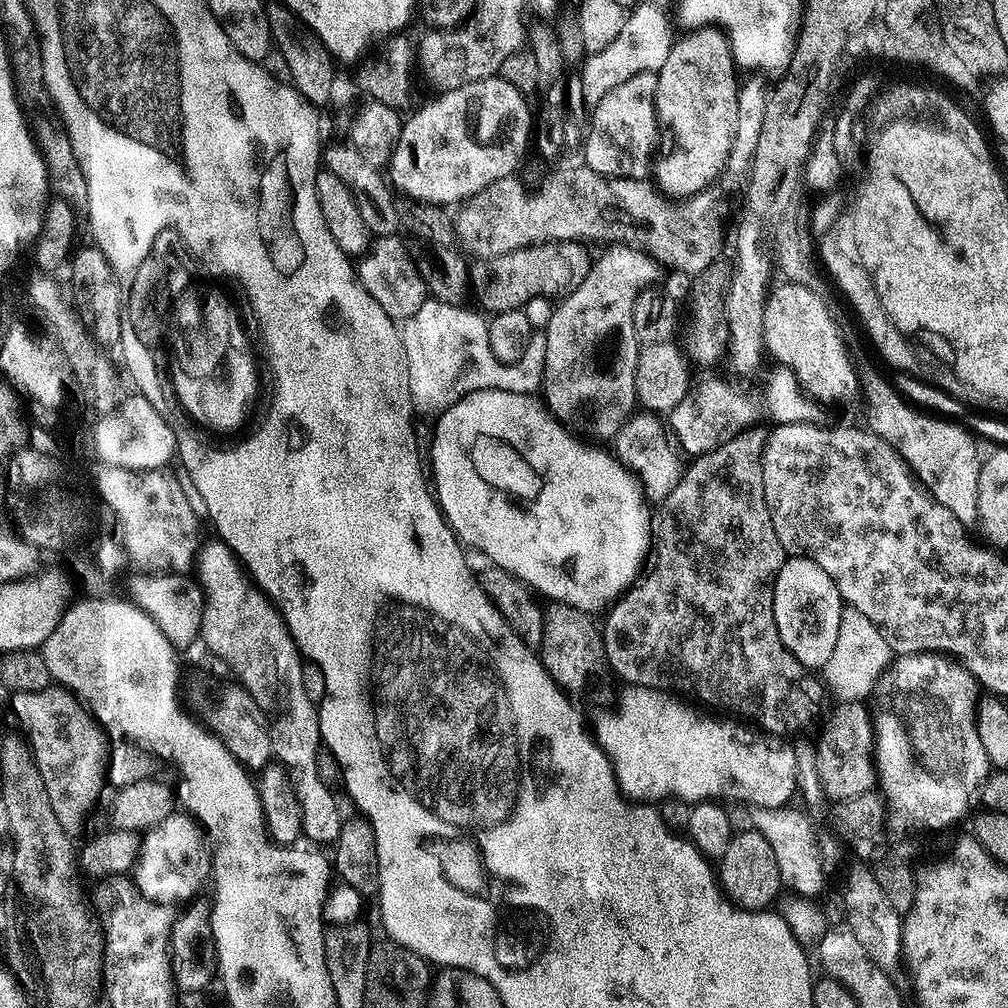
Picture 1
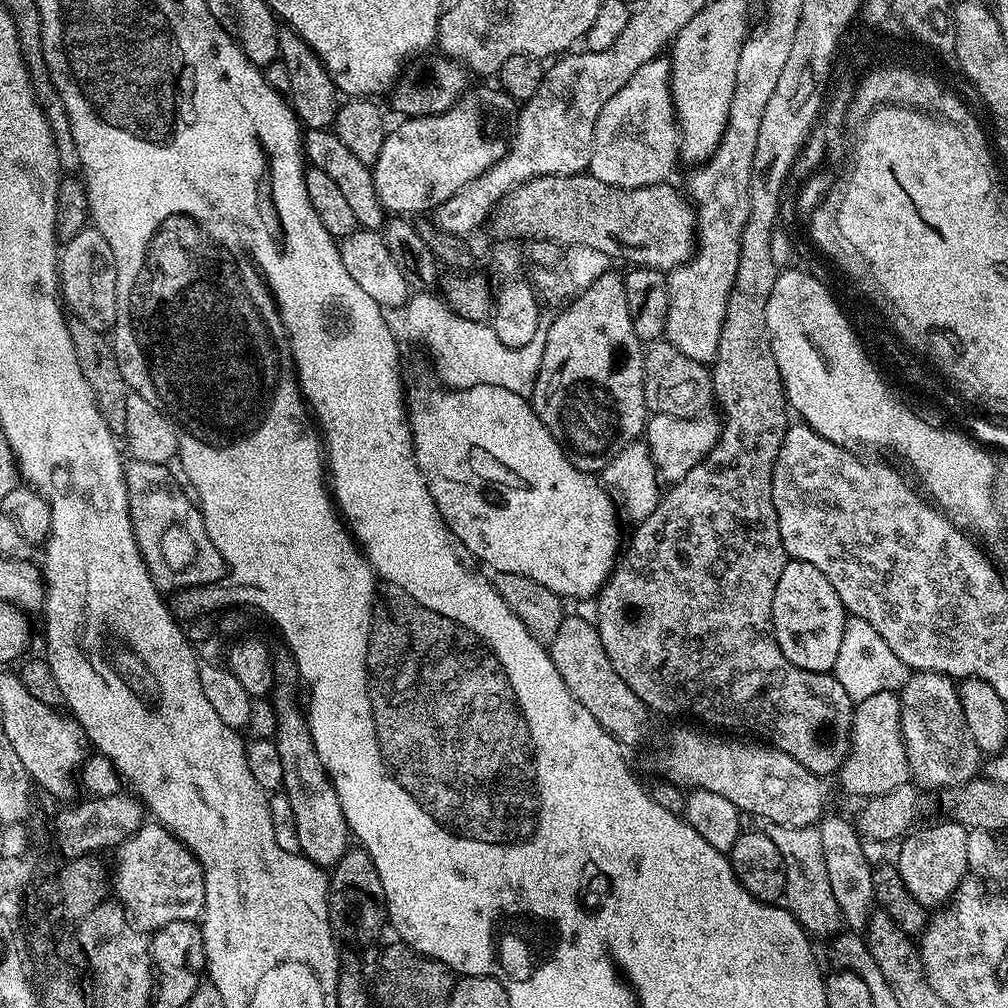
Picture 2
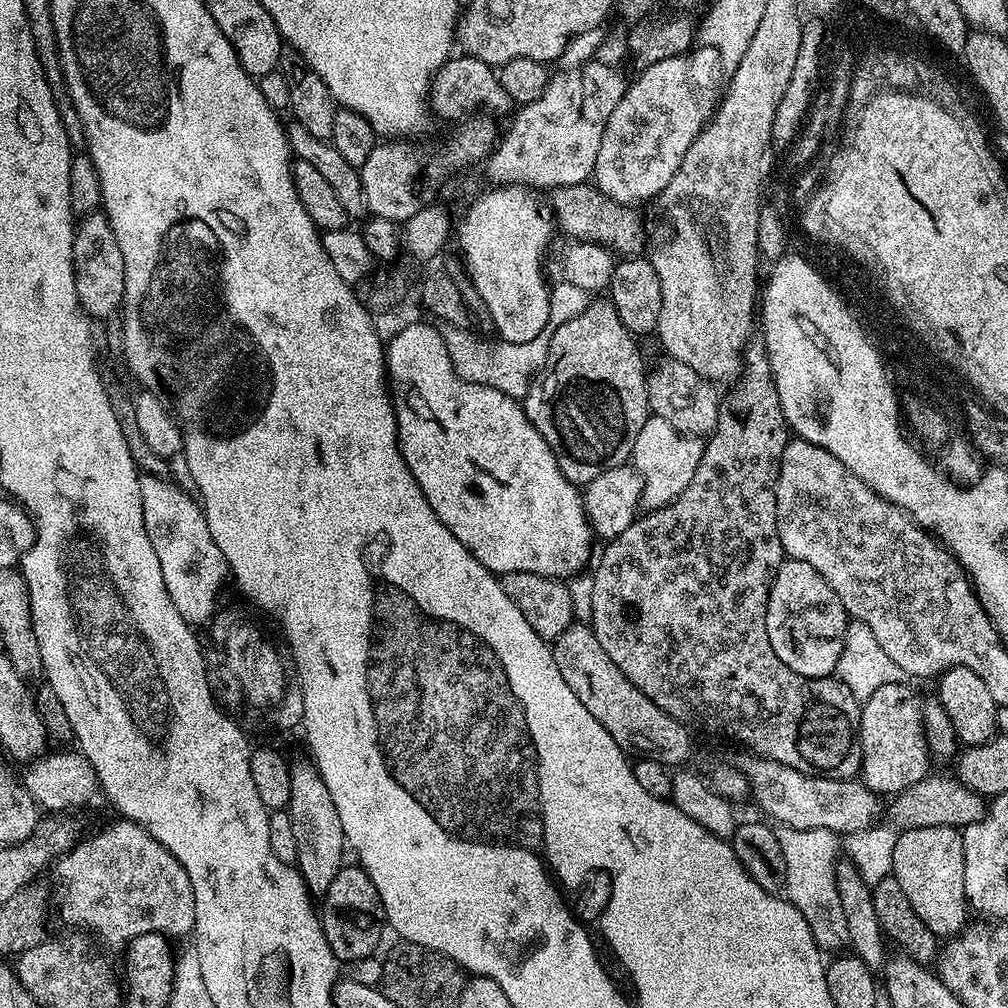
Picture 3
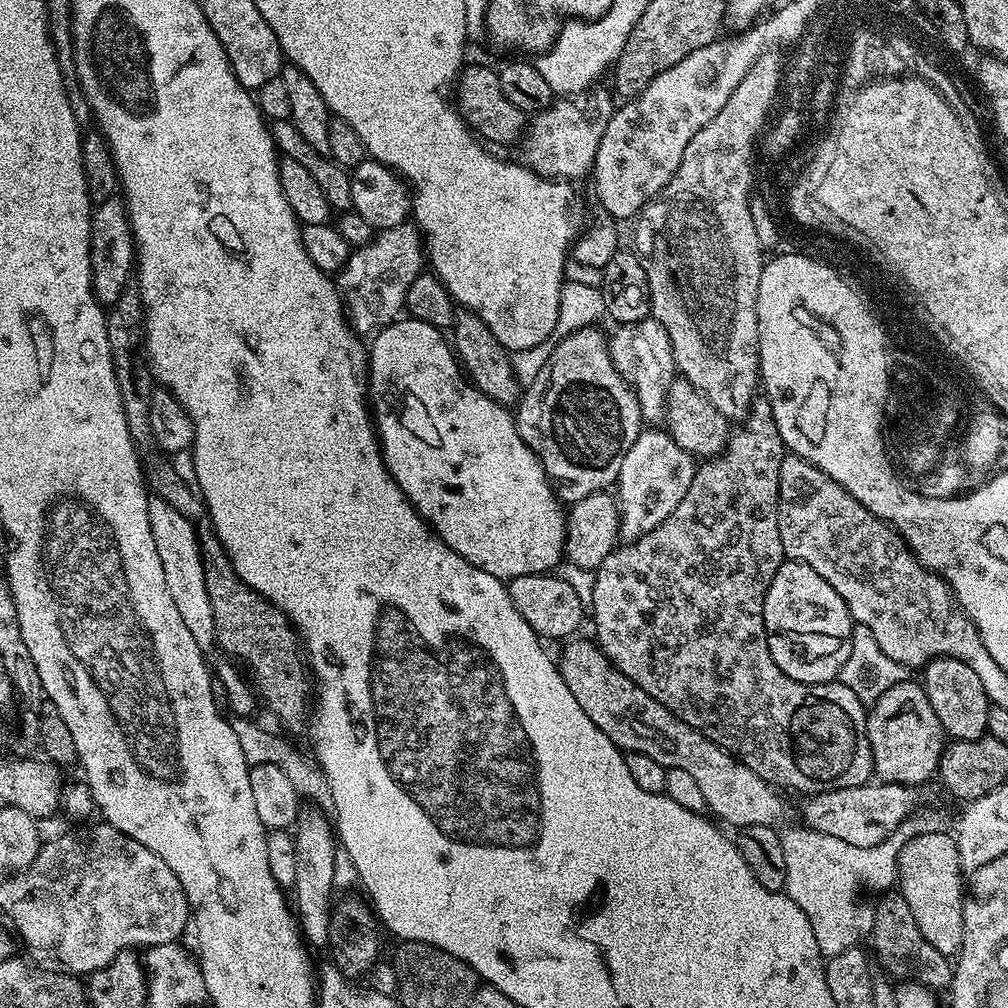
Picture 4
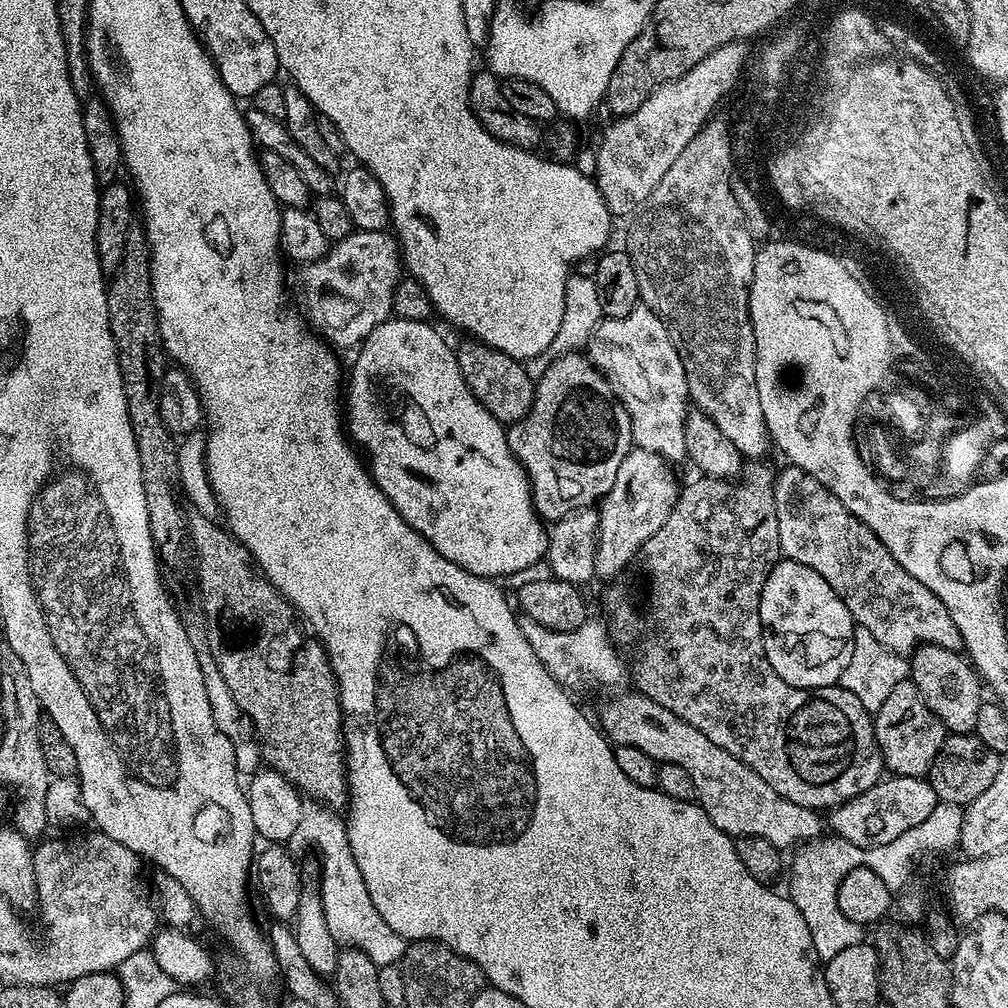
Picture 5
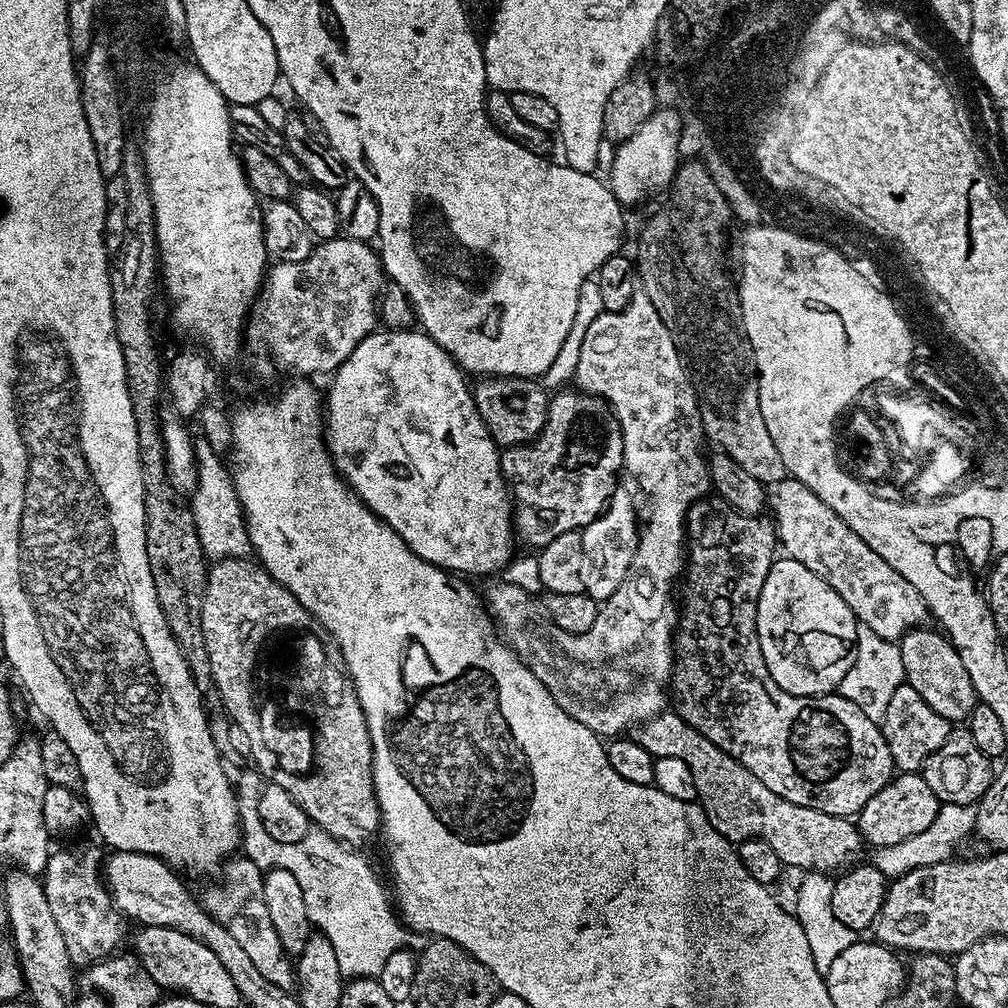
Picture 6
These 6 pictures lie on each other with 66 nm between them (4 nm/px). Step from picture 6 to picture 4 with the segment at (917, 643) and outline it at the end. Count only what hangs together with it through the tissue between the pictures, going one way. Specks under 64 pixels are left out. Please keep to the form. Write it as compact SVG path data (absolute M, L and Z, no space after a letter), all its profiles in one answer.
M936 656L924 665L922 675L926 698L934 714L938 714L938 722L952 740L977 740L986 735L986 714L990 701L986 690L982 690L982 678L978 678L966 662L949 656Z

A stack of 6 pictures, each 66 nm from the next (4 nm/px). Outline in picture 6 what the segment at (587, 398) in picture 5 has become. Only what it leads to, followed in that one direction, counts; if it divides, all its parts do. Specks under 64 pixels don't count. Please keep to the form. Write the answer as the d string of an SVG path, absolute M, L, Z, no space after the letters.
M571 390L553 395L548 402L548 421L534 443L514 444L500 452L500 468L510 485L514 504L514 528L533 550L544 548L558 534L584 529L607 507L618 485L616 471L624 466L622 432L611 408L588 392Z

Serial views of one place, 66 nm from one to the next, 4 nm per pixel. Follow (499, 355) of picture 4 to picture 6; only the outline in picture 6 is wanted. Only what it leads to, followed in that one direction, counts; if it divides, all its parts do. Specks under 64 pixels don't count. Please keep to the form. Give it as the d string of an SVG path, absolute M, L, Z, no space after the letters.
M490 376L475 381L472 396L476 400L478 414L486 422L489 434L497 445L511 446L535 441L548 421L549 393L544 393L541 381L527 376Z

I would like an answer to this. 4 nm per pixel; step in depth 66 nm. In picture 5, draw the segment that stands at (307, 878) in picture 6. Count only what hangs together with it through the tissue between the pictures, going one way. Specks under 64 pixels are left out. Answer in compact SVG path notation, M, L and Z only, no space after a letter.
M311 798L304 800L302 820L308 822L308 840L316 840L315 851L320 855L318 879L322 910L326 910L326 926L330 926L330 934L334 934L337 944L366 953L376 965L399 965L404 957L406 941L390 930L382 914L374 910L374 902L370 902L370 890L366 890L362 870L358 870L358 862L350 850L345 821L336 816L339 815L333 809Z

